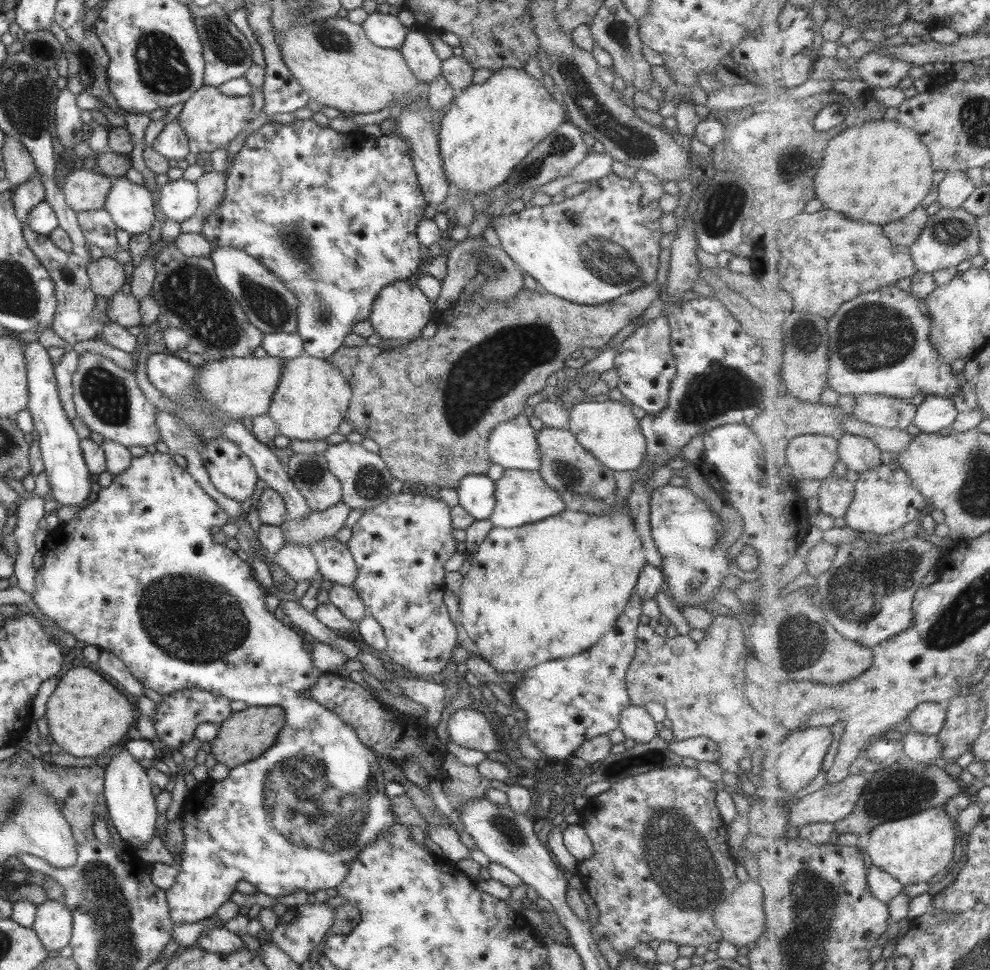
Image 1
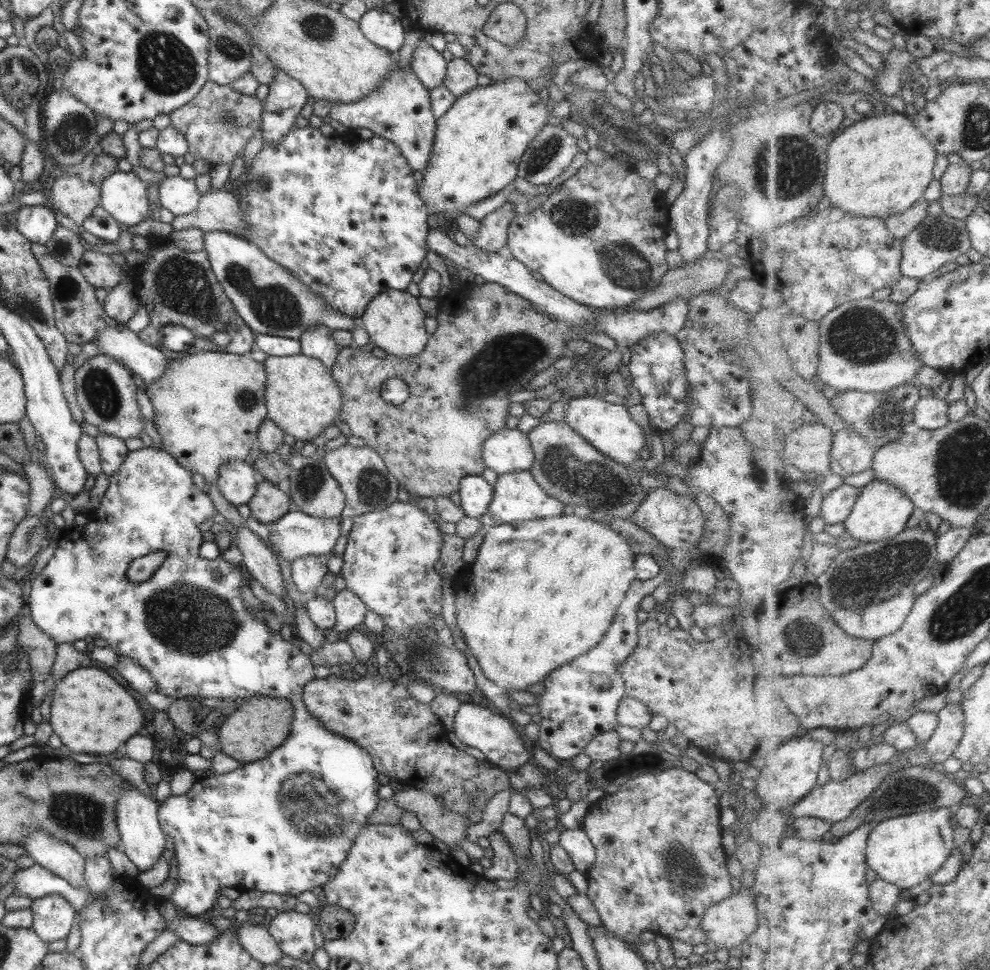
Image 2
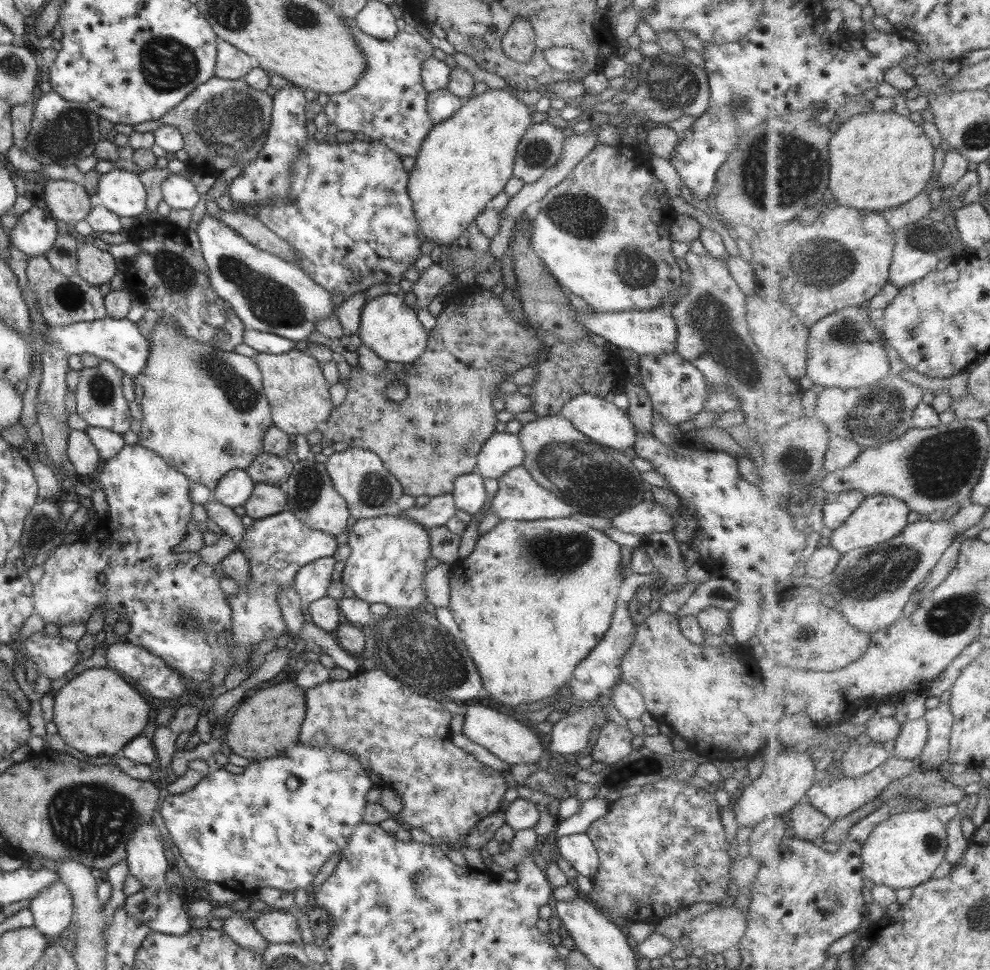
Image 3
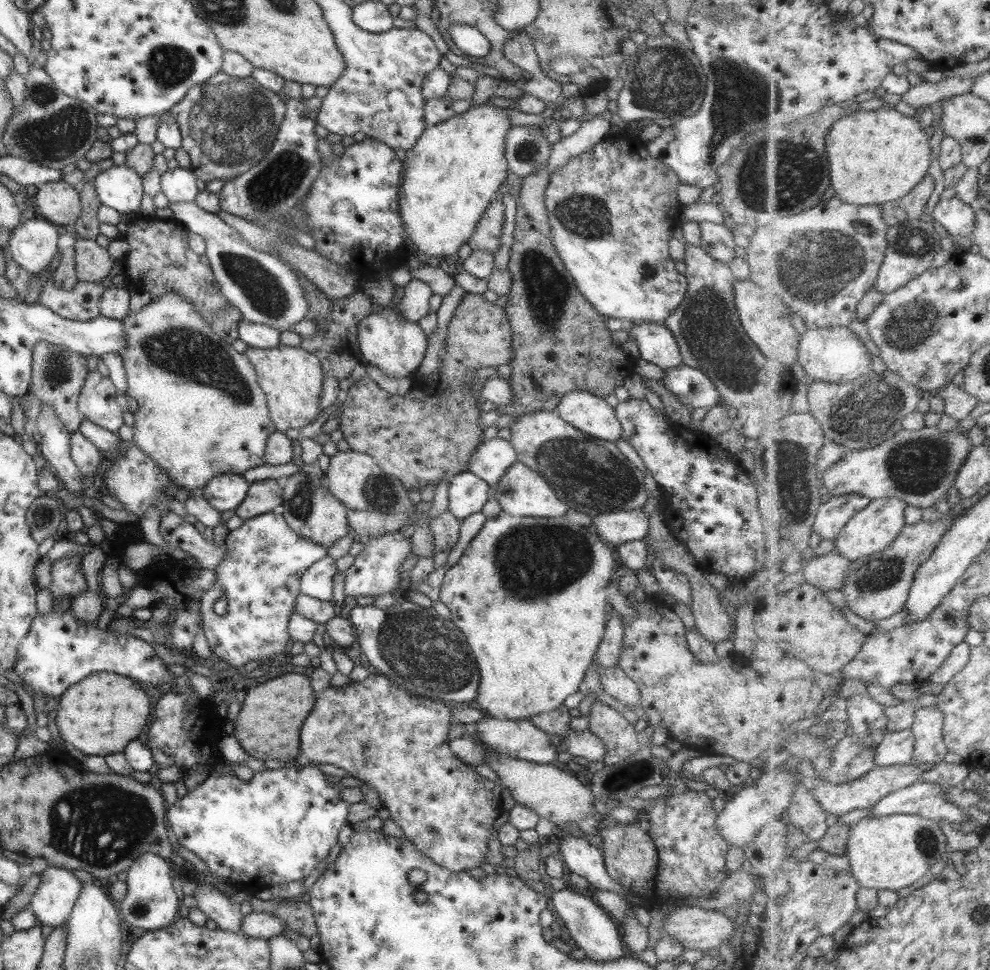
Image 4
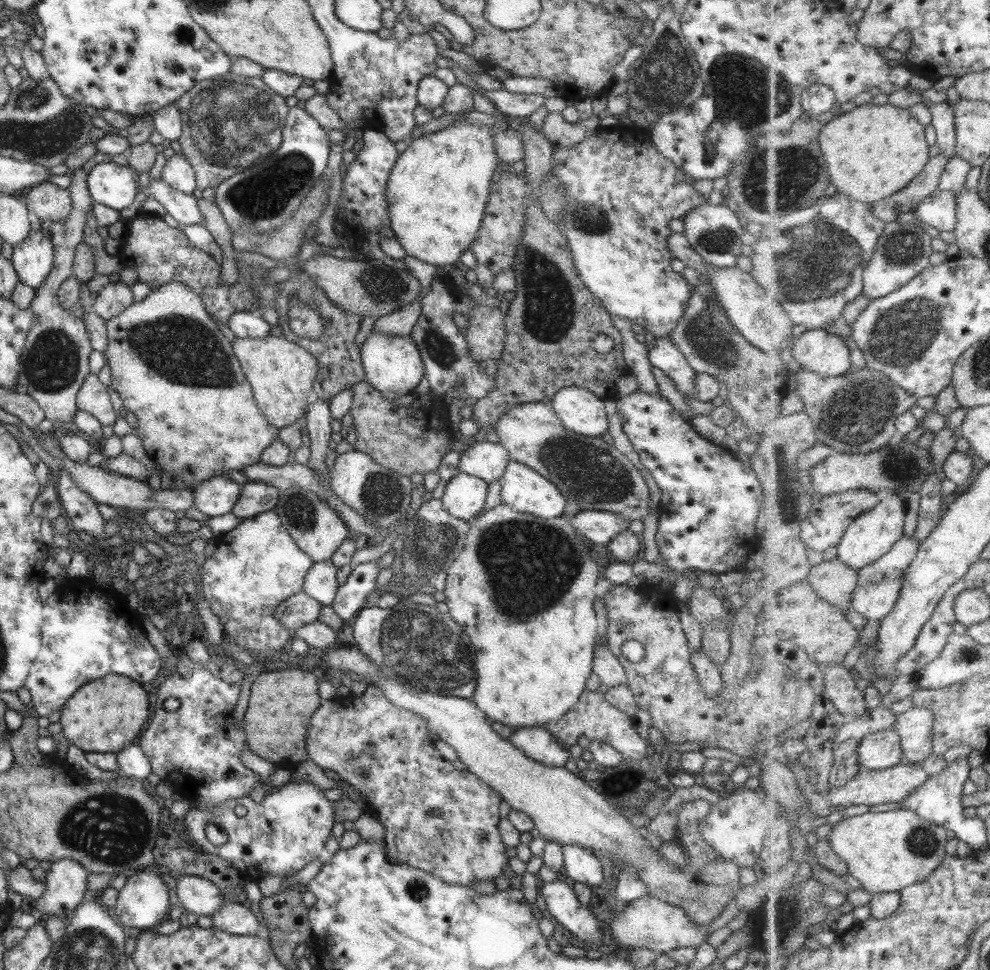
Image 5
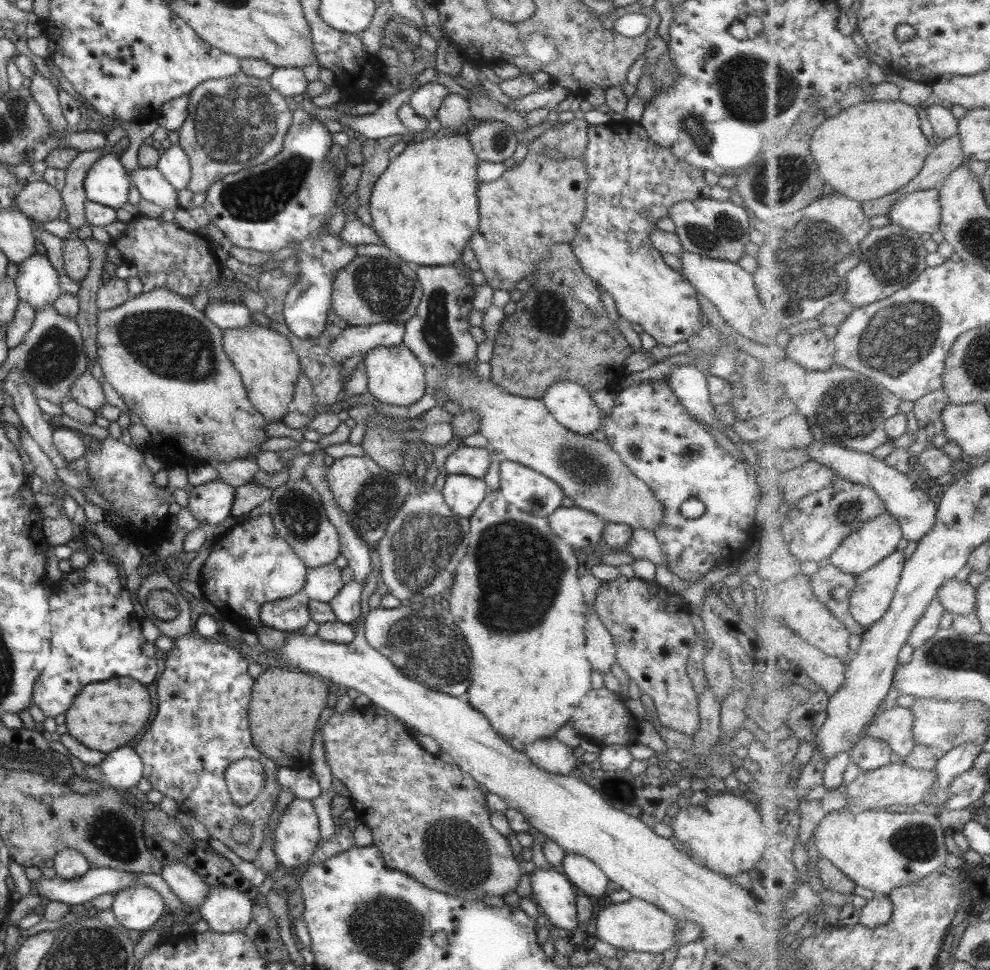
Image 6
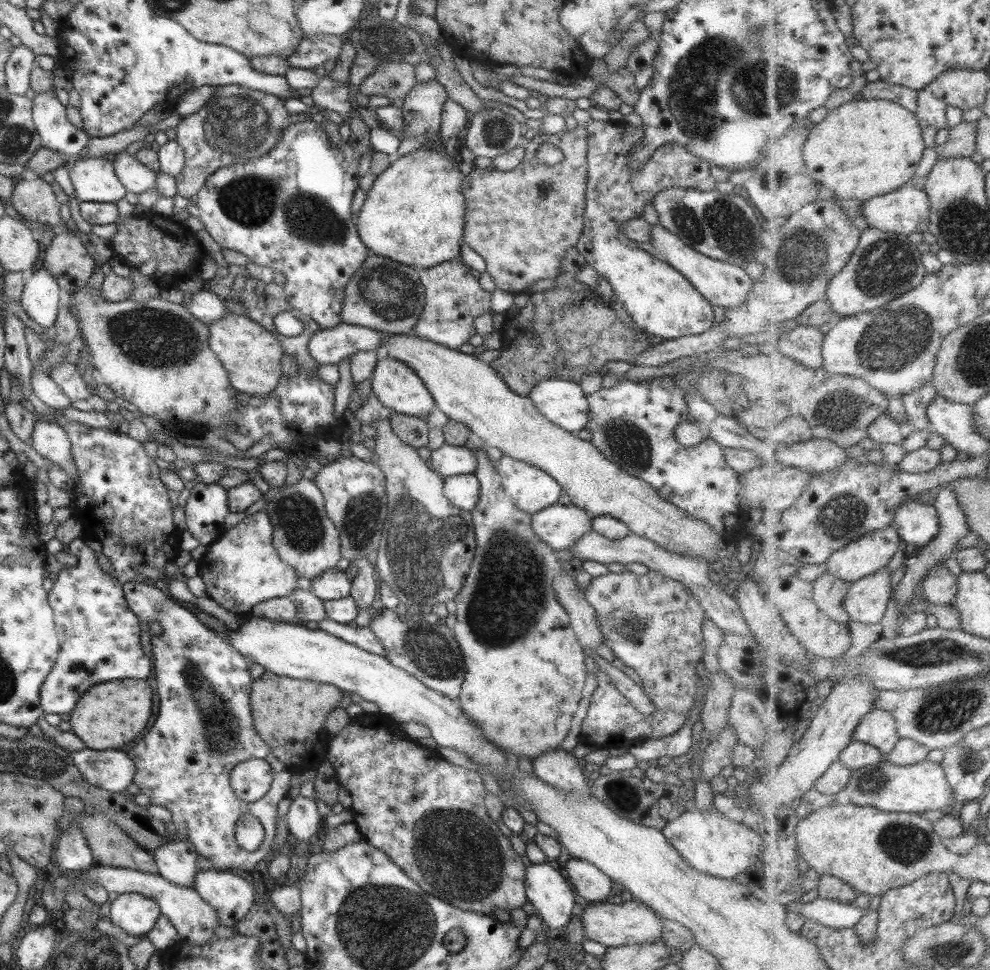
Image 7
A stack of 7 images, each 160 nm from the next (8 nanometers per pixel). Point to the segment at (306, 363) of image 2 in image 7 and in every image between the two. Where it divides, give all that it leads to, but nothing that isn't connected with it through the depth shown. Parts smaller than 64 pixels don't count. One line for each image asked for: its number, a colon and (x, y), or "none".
3: (293, 384)
4: (291, 379)
5: (280, 373)
6: (267, 366)
7: (251, 357)

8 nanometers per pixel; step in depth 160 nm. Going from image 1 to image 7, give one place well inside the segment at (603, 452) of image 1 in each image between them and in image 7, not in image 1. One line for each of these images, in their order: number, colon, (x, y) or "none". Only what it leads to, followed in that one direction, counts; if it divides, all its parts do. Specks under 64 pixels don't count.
2: (607, 427)
3: (598, 420)
4: (589, 414)
5: (579, 410)
6: (569, 404)
7: (562, 402)

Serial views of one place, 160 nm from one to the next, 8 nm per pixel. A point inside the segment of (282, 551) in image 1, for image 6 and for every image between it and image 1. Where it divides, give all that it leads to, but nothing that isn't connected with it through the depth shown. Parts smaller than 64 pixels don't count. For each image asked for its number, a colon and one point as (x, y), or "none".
2: (307, 572)
3: (311, 582)
4: (316, 582)
5: (319, 583)
6: (322, 583)

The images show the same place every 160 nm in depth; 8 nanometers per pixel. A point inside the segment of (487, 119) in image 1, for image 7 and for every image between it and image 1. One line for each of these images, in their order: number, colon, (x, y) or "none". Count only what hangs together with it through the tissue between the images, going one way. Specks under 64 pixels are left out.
2: (477, 146)
3: (464, 161)
4: (449, 177)
5: (436, 191)
6: (423, 207)
7: (413, 213)

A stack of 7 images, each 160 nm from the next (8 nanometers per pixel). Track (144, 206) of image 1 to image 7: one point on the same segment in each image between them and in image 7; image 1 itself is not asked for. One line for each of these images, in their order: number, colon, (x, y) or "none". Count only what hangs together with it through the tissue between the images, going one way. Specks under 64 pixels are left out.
2: (123, 196)
3: (121, 192)
4: (120, 188)
5: (108, 184)
6: (106, 182)
7: (93, 180)

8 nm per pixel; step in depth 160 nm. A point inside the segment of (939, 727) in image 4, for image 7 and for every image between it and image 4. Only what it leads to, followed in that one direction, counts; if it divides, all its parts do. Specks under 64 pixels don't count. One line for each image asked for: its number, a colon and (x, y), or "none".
5: (916, 726)
6: (897, 726)
7: (880, 728)

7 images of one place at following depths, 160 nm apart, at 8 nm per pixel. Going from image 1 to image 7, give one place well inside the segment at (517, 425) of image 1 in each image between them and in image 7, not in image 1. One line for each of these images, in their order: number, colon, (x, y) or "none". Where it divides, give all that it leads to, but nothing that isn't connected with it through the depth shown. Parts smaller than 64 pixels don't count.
2: (508, 450)
3: (501, 451)
4: (490, 459)
5: (482, 459)
6: (470, 461)
7: (447, 460)

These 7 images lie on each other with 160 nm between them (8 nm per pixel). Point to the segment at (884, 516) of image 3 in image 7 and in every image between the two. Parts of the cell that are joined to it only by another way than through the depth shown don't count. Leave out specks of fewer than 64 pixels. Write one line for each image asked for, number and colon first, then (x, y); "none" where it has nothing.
4: (876, 527)
5: (867, 539)
6: (876, 540)
7: (870, 554)

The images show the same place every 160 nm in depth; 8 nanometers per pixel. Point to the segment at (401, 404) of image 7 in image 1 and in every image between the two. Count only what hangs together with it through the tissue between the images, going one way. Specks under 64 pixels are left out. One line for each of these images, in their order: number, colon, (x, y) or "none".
1: (400, 311)
2: (394, 322)
3: (389, 328)
4: (387, 341)
5: (391, 364)
6: (394, 376)

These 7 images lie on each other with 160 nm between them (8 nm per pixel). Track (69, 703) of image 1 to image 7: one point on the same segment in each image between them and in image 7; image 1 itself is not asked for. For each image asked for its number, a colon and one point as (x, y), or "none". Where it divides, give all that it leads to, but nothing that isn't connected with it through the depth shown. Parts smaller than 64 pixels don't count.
2: (92, 714)
3: (96, 713)
4: (99, 716)
5: (107, 714)
6: (104, 716)
7: (108, 715)

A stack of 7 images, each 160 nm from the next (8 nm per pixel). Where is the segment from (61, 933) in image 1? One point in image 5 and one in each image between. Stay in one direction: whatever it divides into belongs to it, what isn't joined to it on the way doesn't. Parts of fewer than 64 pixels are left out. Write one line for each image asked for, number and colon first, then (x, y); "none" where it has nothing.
2: (52, 916)
3: (51, 908)
4: (52, 902)
5: (65, 879)

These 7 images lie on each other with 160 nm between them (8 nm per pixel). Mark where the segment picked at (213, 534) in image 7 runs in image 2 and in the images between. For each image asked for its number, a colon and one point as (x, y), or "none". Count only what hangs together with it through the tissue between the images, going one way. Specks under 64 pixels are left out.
2: (236, 481)
3: (234, 487)
4: (223, 492)
5: (215, 496)
6: (209, 503)

